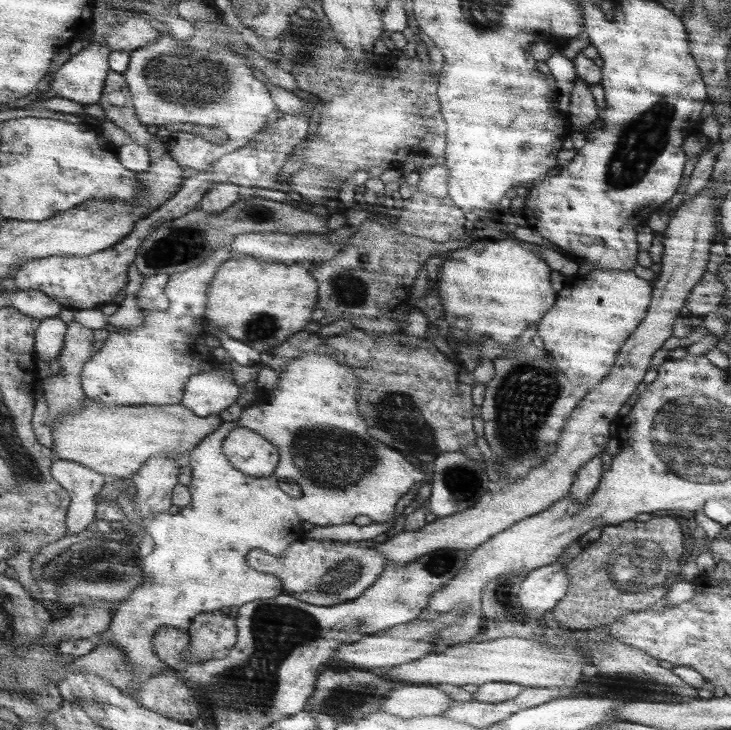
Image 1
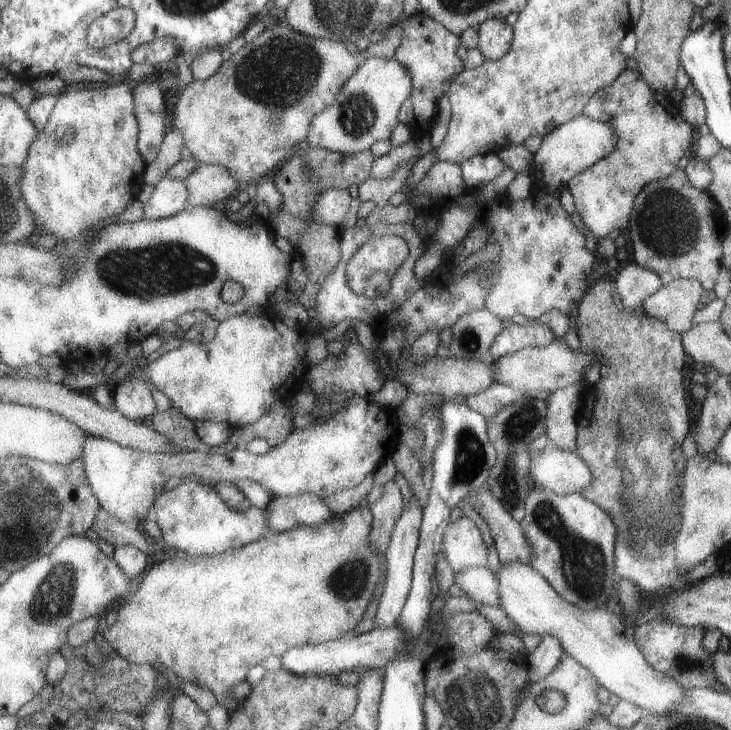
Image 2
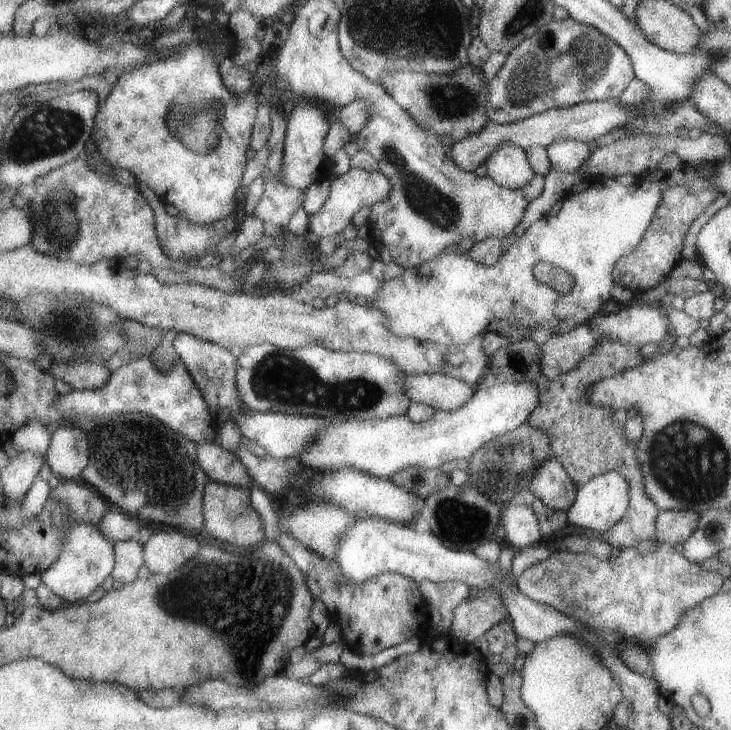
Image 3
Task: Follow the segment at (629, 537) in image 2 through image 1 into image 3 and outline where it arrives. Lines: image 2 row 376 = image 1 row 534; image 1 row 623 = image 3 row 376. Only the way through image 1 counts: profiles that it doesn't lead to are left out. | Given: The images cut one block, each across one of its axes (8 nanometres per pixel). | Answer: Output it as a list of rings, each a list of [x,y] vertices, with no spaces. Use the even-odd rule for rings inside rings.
[[[605,335],[596,336],[596,338],[594,348],[582,360],[579,360],[579,363],[573,369],[555,376],[552,380],[546,380],[540,375],[537,377],[540,400],[538,406],[535,406],[535,409],[526,419],[526,424],[547,438],[546,454],[556,462],[559,462],[567,479],[573,485],[586,484],[587,480],[607,472],[615,472],[627,482],[628,506],[625,513],[619,518],[618,522],[615,522],[614,526],[611,526],[603,533],[602,540],[619,550],[625,548],[635,549],[642,541],[653,541],[655,520],[660,511],[651,503],[649,496],[645,493],[642,473],[636,456],[636,441],[628,441],[626,435],[622,434],[622,428],[613,426],[611,417],[614,411],[610,406],[595,405],[588,399],[588,395],[590,394],[590,387],[597,382],[610,378],[623,370],[640,366],[645,358],[640,352],[641,347],[621,343],[620,341],[612,341],[610,337]]]

